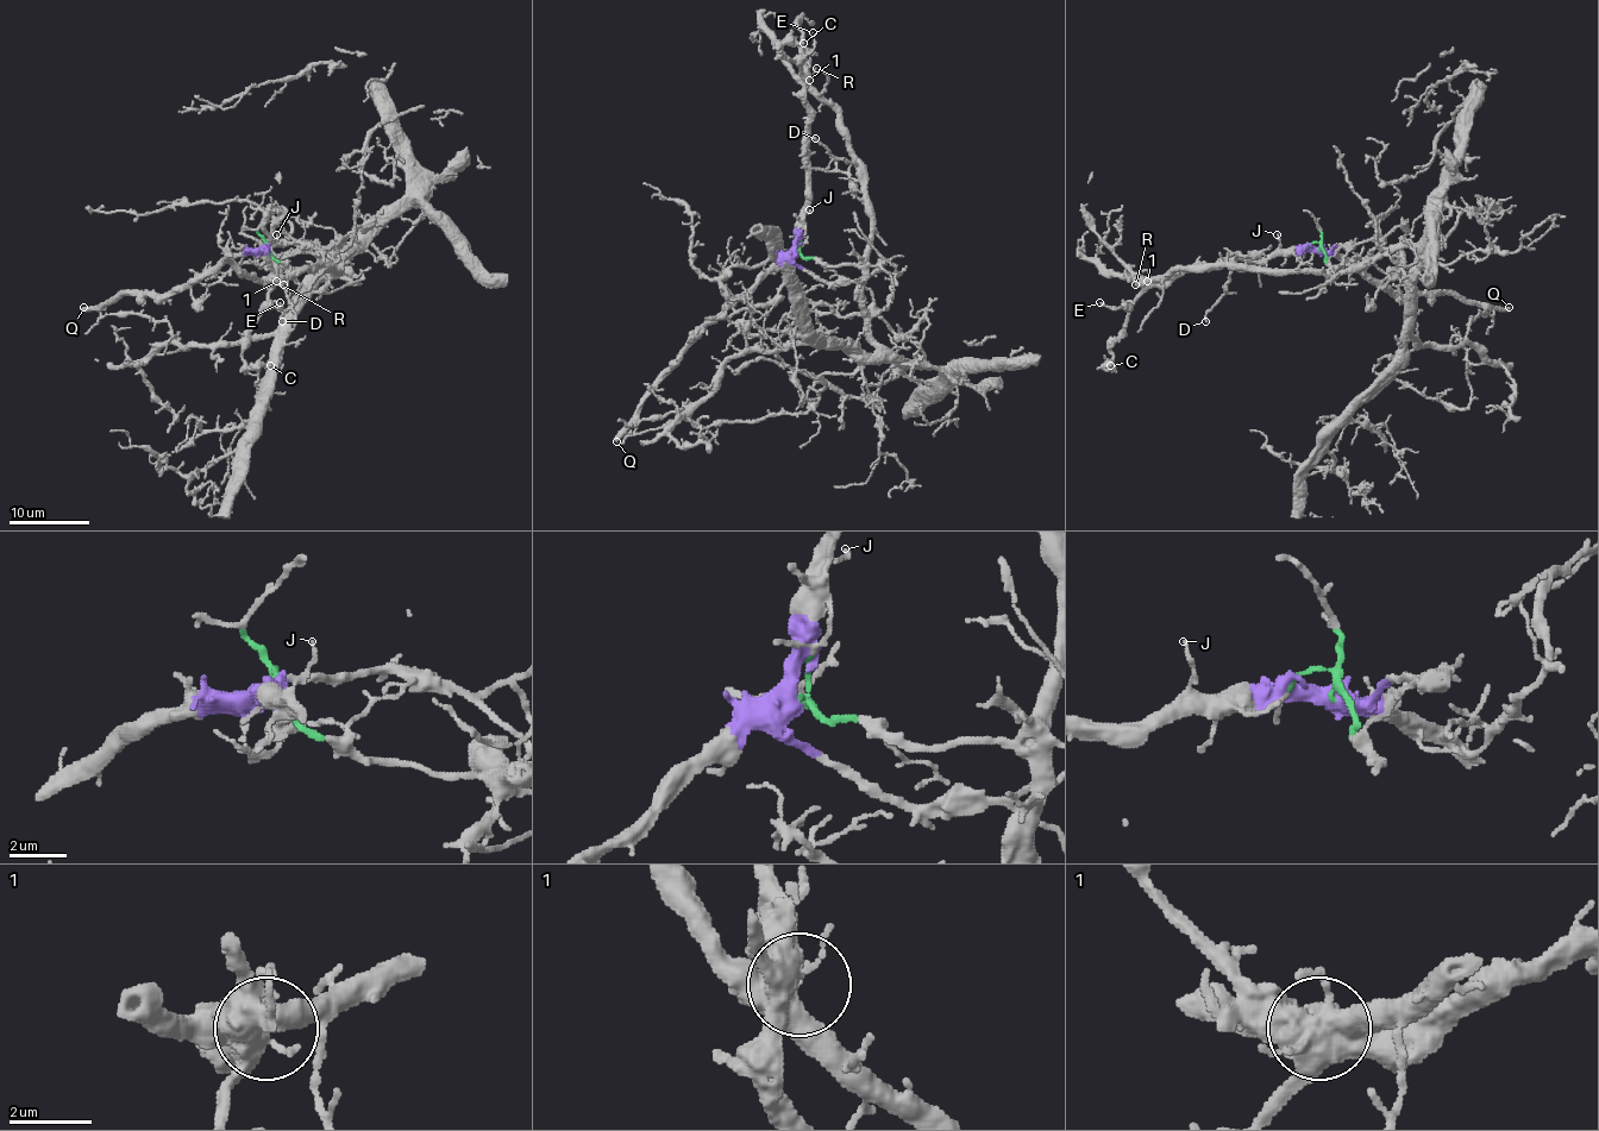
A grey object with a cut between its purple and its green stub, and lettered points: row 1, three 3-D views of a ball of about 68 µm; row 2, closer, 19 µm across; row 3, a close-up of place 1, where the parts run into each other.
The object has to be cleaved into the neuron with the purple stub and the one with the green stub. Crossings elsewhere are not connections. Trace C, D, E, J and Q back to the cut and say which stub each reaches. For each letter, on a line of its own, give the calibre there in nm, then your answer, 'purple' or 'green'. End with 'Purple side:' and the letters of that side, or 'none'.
C: calibre 200 nm; purple
D: calibre 170 nm; green
E: calibre 150 nm; purple
J: calibre 120 nm; purple
Q: calibre 360 nm; purple
Purple side: C, E, J, Q

